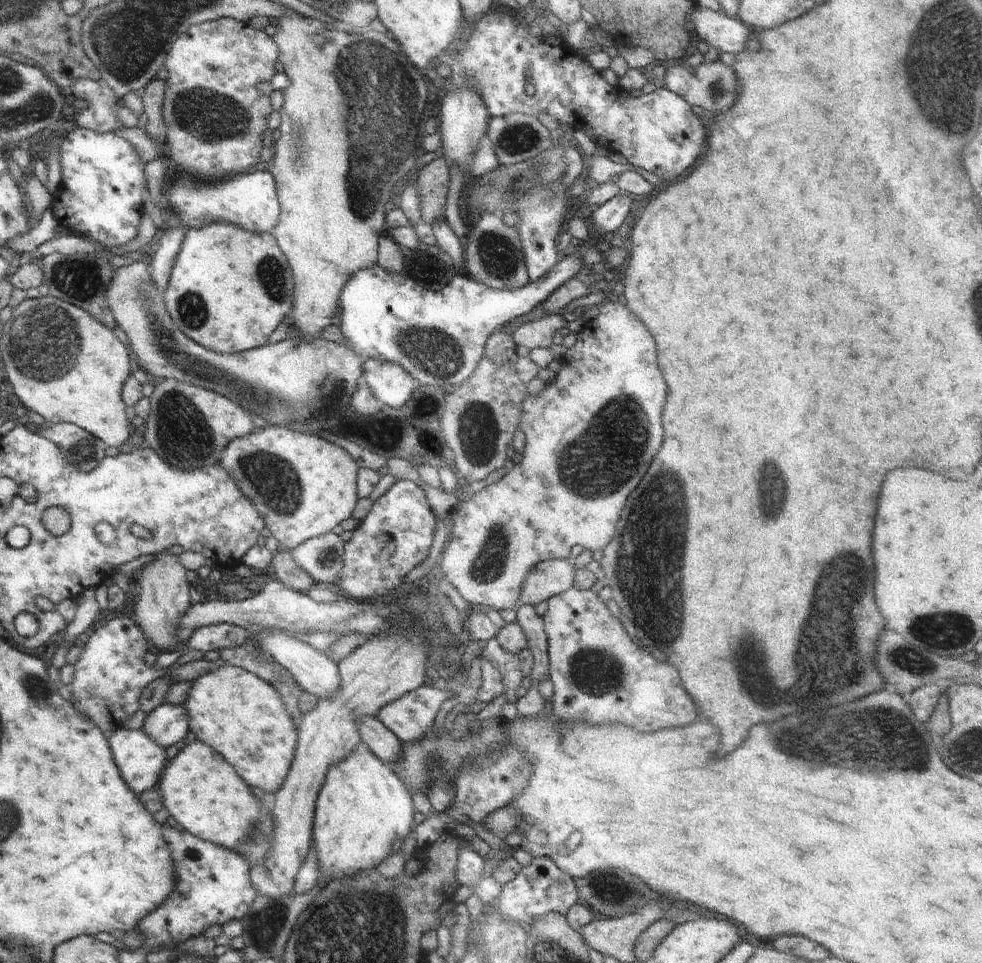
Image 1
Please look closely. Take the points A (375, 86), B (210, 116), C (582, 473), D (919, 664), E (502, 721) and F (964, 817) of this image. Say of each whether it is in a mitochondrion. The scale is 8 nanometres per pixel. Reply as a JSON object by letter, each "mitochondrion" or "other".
{"A":"mitochondrion","B":"mitochondrion","C":"mitochondrion","D":"mitochondrion","E":"other","F":"other"}

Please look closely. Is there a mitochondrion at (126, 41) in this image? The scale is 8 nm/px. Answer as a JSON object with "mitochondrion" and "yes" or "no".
{"mitochondrion":"yes"}

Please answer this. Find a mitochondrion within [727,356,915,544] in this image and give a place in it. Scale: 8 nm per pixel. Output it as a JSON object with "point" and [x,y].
{"point":[771,496]}

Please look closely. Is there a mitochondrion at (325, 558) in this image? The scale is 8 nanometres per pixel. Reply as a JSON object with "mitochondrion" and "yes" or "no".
{"mitochondrion":"yes"}

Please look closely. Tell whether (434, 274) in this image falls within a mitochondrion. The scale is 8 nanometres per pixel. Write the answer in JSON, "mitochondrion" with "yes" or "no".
{"mitochondrion":"yes"}

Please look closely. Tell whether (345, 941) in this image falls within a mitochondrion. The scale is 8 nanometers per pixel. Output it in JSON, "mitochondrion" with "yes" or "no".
{"mitochondrion":"yes"}

